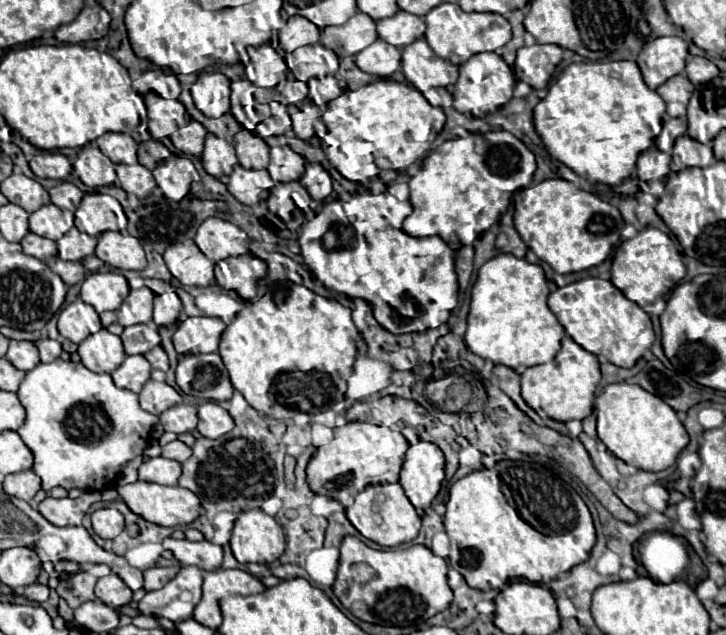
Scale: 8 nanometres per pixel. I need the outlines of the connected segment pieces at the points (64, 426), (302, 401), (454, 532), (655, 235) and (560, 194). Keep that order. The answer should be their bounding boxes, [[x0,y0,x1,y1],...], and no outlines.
[[17,358,159,492],[219,280,359,418],[443,470,595,590],[611,228,685,306],[515,178,623,274]]

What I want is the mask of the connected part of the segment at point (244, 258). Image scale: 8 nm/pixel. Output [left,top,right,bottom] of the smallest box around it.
[215,254,267,300]

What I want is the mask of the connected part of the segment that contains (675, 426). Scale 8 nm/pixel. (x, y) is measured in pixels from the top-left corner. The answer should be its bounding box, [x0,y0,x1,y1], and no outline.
[597,384,689,470]

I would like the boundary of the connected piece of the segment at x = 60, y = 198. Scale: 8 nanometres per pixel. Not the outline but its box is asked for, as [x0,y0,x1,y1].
[49,182,83,212]

